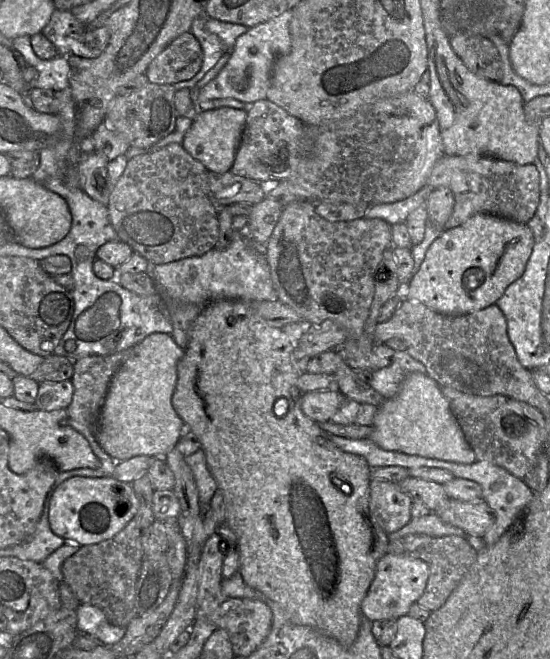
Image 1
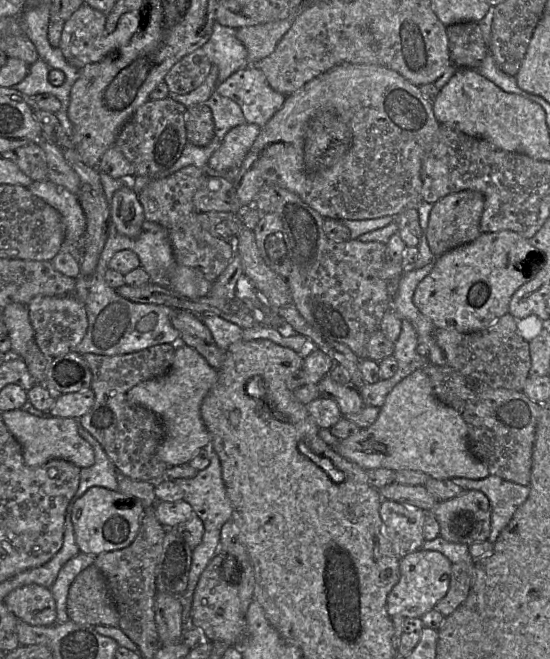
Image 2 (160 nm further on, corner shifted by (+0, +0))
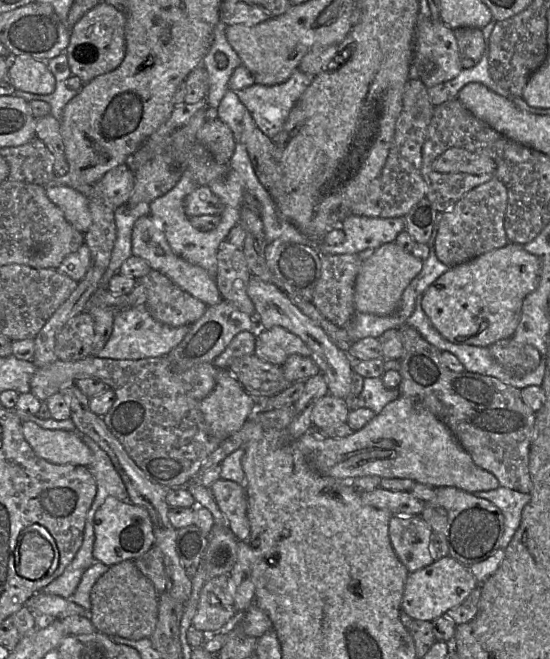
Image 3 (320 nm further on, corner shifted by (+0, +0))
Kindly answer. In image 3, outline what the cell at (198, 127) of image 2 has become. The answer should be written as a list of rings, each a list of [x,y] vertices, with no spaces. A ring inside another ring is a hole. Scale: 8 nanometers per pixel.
[[[219,118],[207,120],[197,131],[196,138],[217,162],[224,164],[228,164],[237,143],[231,129]]]

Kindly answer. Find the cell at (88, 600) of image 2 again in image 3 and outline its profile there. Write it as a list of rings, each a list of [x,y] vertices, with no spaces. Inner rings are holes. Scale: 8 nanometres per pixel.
[[[123,561],[108,567],[90,591],[89,620],[96,632],[119,636],[129,640],[150,638],[157,619],[159,594],[153,584],[134,565],[133,561]]]

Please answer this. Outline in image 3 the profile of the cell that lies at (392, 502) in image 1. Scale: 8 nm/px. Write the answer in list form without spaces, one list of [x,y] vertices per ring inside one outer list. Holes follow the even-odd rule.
[[[393,514],[389,521],[389,537],[393,549],[408,571],[414,572],[435,561],[431,550],[433,531],[421,515]]]

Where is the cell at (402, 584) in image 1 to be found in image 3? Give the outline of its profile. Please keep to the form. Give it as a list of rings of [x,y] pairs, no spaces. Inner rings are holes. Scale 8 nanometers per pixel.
[[[451,556],[435,559],[432,564],[409,574],[401,604],[402,612],[413,619],[433,621],[462,604],[478,585],[468,565]]]

